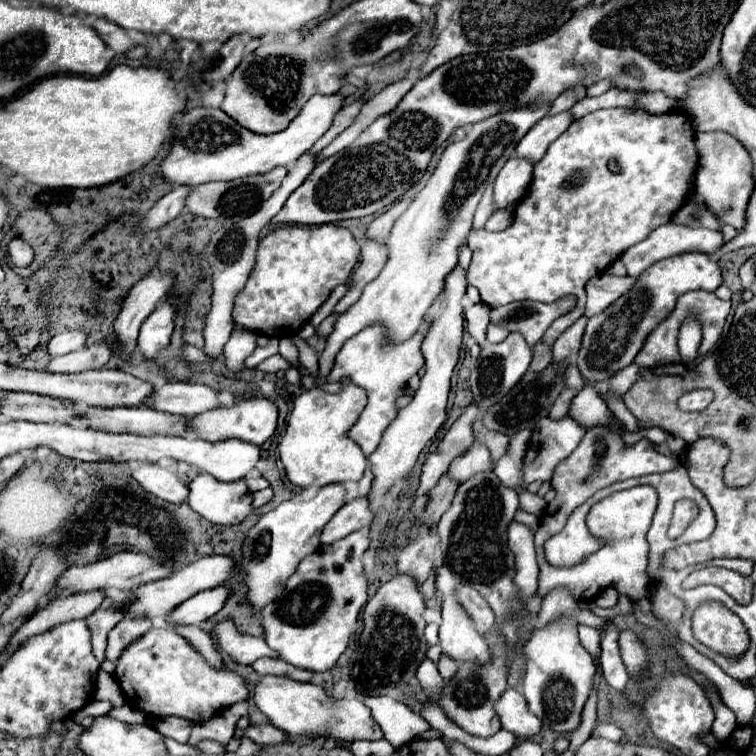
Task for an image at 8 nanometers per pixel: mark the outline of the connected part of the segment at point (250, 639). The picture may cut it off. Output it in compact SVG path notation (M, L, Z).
M231 620L217 622L213 626L213 634L221 650L229 654L237 664L253 664L257 658L263 658L263 656L277 658L277 652L271 650L263 638L241 634Z

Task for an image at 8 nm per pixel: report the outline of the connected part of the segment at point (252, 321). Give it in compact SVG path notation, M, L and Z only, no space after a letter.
M333 224L323 226L281 226L271 230L257 248L257 262L245 288L235 298L235 322L243 324L247 330L257 334L283 338L299 332L303 324L309 322L313 312L329 298L331 290L339 284L347 284L353 266L359 260L359 244L347 228L337 228Z

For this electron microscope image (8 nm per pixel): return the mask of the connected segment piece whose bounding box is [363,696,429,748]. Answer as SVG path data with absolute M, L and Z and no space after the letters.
M367 696L363 702L371 708L373 718L379 722L385 738L395 748L401 748L407 744L407 740L429 728L429 724L417 712L405 708L405 704L393 700L391 696Z

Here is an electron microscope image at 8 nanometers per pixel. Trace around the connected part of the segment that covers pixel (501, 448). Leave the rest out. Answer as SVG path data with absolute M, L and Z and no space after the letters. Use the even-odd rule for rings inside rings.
M475 420L475 422L473 422L473 432L475 432L475 436L479 438L479 442L483 442L483 444L489 448L493 460L499 460L499 458L507 452L507 446L509 446L509 442L511 442L511 436L505 436L505 434L501 434L501 432L491 432L491 430L487 430L481 420Z

